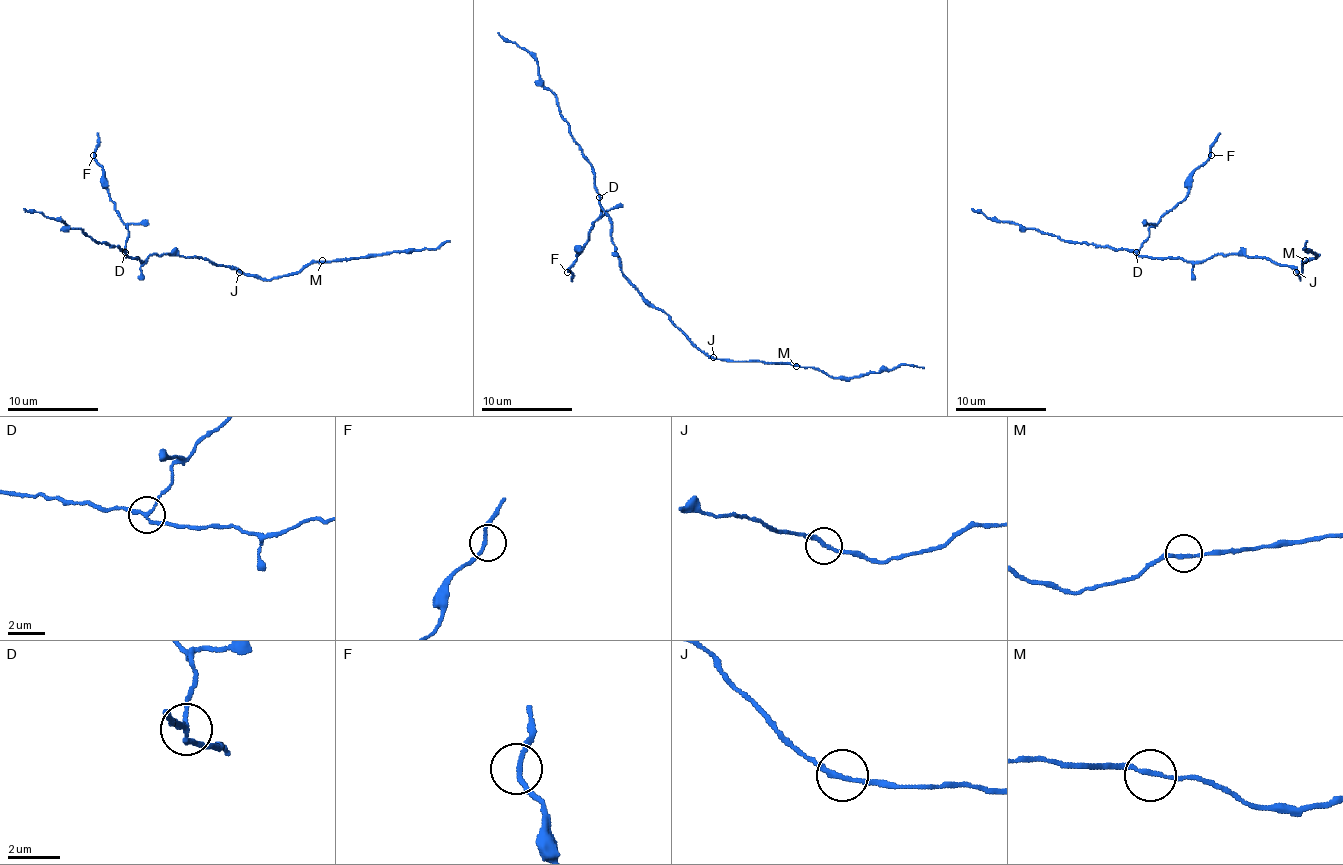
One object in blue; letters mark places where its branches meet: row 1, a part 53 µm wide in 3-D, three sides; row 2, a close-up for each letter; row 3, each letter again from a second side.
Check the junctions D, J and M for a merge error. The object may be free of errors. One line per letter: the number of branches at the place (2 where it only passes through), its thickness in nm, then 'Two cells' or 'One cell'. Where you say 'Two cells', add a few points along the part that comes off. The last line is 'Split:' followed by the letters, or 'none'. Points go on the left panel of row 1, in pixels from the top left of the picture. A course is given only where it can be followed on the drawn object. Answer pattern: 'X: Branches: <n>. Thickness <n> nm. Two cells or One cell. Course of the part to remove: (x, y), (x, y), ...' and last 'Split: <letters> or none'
D: Branches: 3. Thickness 160 nm. Two cells. Course of the part to remove: (125, 251), (127, 226), (109, 196), (104, 176), (95, 157), (97, 132)
J: Branches: 2. Thickness 190 nm. One cell
M: Branches: 2. Thickness 180 nm. One cell
Split: D

